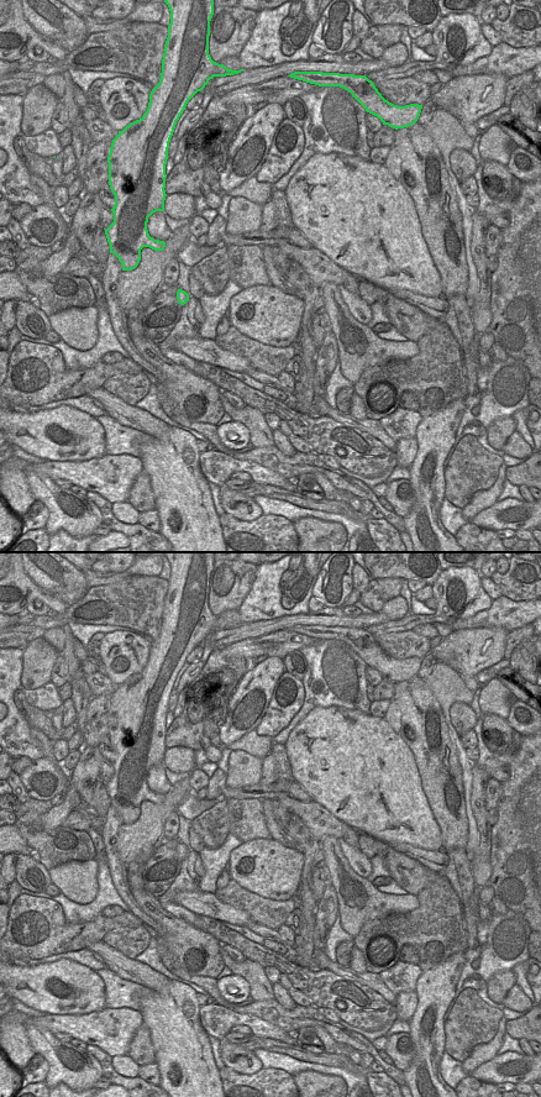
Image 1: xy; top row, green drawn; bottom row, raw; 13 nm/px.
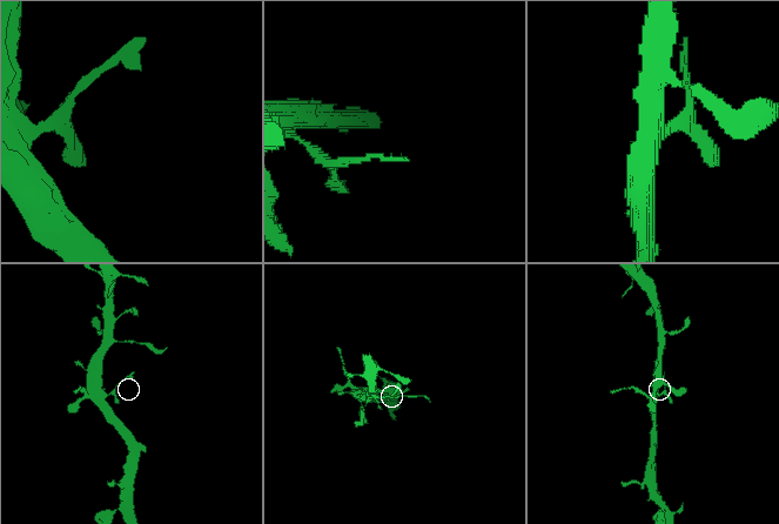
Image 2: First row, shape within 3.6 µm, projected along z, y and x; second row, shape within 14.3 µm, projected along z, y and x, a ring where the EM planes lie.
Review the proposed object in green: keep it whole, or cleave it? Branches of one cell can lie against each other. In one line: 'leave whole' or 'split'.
leave whole

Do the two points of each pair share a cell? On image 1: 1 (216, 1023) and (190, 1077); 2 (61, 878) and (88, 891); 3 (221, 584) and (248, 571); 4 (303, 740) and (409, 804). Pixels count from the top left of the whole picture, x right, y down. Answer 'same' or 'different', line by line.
1: different
2: same
3: same
4: same

